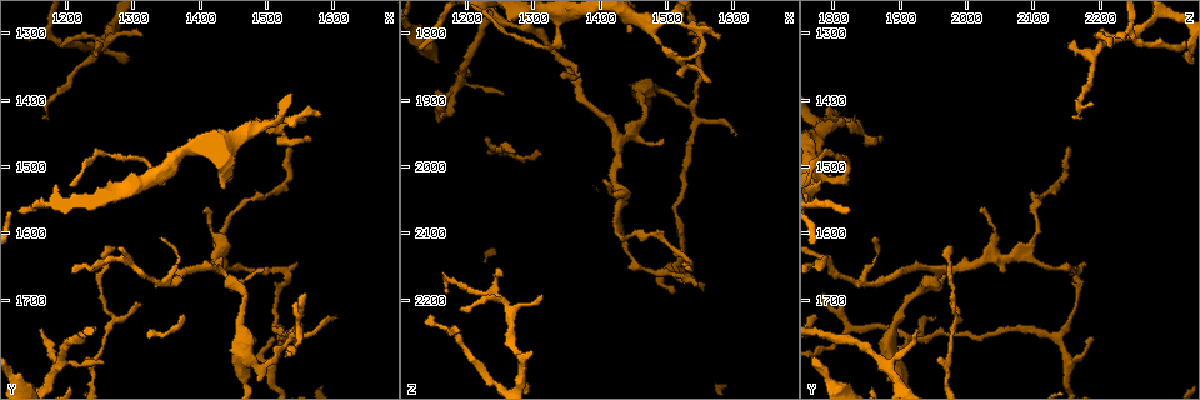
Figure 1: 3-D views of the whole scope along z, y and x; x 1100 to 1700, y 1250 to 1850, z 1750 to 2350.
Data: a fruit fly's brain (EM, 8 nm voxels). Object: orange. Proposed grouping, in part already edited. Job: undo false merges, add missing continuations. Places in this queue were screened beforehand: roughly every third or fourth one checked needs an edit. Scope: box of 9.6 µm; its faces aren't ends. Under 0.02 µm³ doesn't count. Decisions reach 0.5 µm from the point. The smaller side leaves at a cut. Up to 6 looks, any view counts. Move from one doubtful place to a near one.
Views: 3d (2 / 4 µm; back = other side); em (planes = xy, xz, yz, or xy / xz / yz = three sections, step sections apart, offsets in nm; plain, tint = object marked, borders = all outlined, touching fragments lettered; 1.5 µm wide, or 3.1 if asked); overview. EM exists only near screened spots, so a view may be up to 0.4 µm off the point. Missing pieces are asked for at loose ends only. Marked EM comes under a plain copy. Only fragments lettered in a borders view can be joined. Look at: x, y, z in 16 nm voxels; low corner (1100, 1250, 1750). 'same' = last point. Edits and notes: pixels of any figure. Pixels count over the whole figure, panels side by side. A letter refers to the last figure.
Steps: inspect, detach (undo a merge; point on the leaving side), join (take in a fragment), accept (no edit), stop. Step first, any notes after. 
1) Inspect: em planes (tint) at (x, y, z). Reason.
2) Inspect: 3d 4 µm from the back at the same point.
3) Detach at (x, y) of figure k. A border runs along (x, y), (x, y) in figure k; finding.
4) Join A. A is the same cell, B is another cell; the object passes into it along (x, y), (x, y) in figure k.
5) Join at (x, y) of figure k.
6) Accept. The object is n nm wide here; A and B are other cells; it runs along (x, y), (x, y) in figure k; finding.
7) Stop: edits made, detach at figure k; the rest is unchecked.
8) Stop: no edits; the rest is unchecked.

Inspect: em xy step 8 (tint) at (1515, 1755, 2190). Free end.

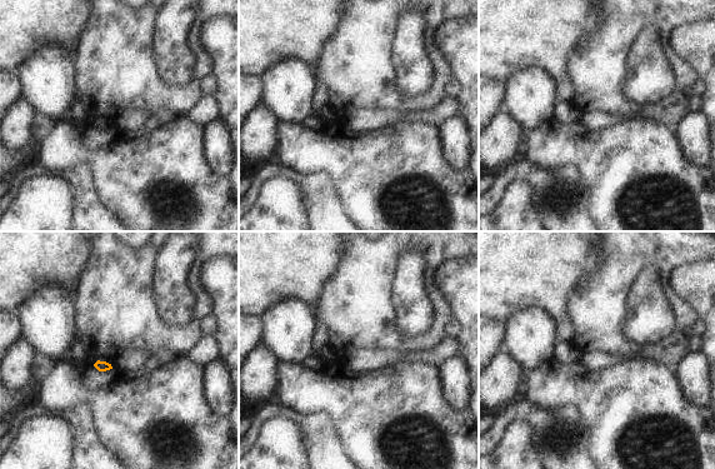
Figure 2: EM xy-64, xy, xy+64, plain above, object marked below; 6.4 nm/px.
Inspect: em planes (borders) at the same point.

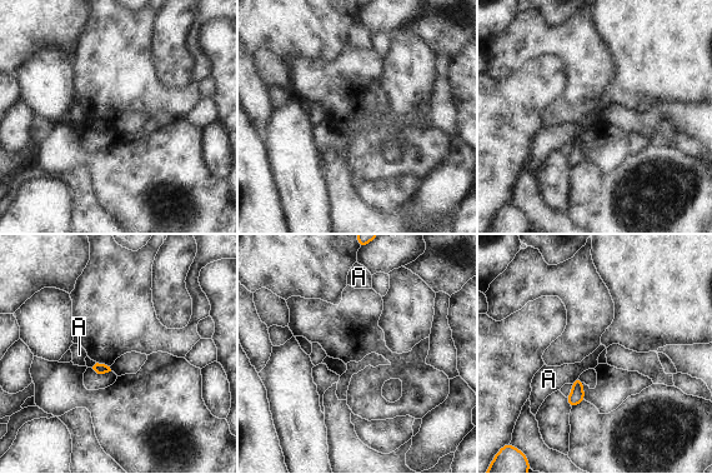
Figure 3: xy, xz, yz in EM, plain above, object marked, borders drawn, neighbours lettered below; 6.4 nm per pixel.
Accept. A is another cell; a border runs along (578, 375), (571, 383) in figure 3; none of them fits.

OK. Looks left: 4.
Inspect: 3d 4 µm at (1335, 1520, 1795). Sharp bend.

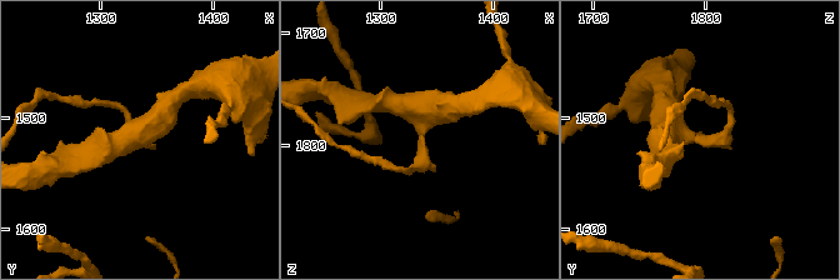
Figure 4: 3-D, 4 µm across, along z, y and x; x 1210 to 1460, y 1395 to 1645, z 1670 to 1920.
Inspect: em yz step 4 (tint) at (1336, 1522, 1798). Now the EM.

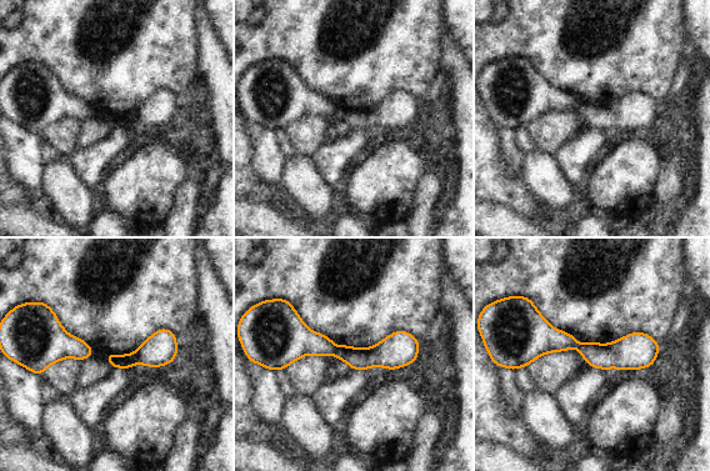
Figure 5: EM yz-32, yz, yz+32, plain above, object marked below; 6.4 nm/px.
Inspect: em yz step 4 (borders) at the same point. What lies round it.

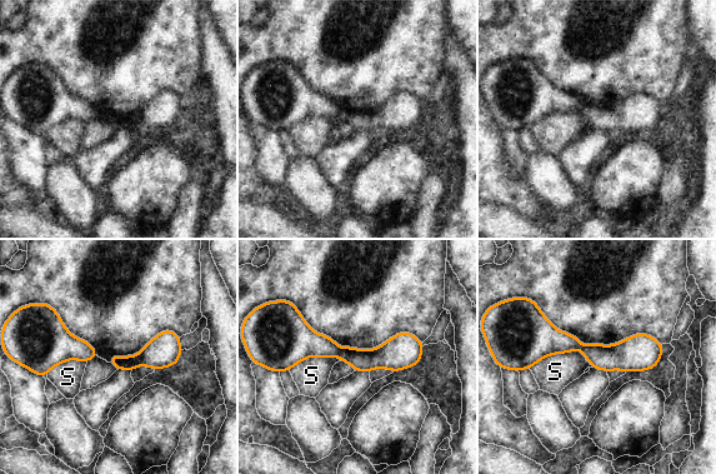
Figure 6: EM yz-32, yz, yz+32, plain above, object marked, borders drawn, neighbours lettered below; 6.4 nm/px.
Detach at (361, 360) of figure 6. S is another cell; a border runs along (340, 349), (338, 355) in figure 6; two cells meet here.

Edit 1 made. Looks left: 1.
Inspect: em planes (borders) at (1135, 1310, 2230). An open end.

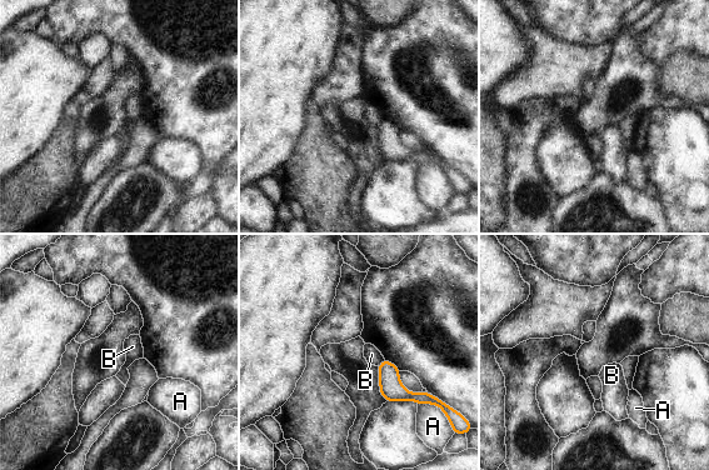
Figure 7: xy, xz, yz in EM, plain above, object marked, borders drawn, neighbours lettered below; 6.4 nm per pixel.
Accept. The longest contact is with A, 140 nm; A and B are other cells; none of them fits.

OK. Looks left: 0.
Stop: edits made, detach at figure 6; the rest is unchecked.

